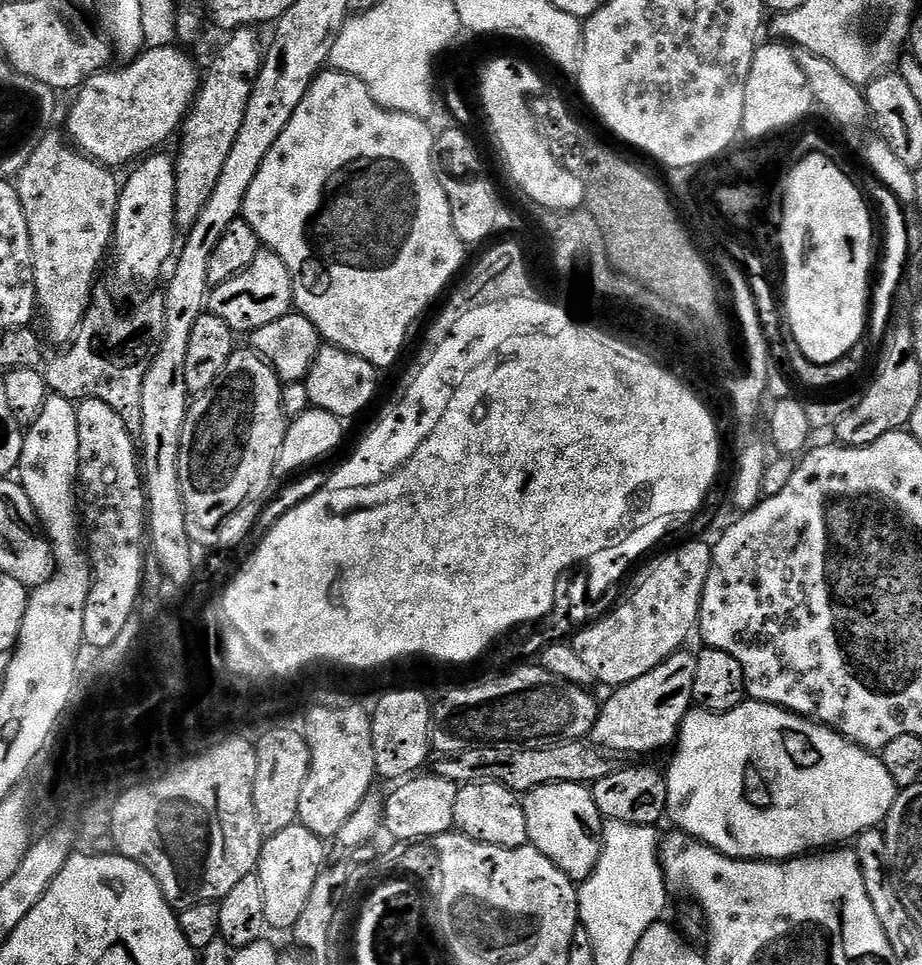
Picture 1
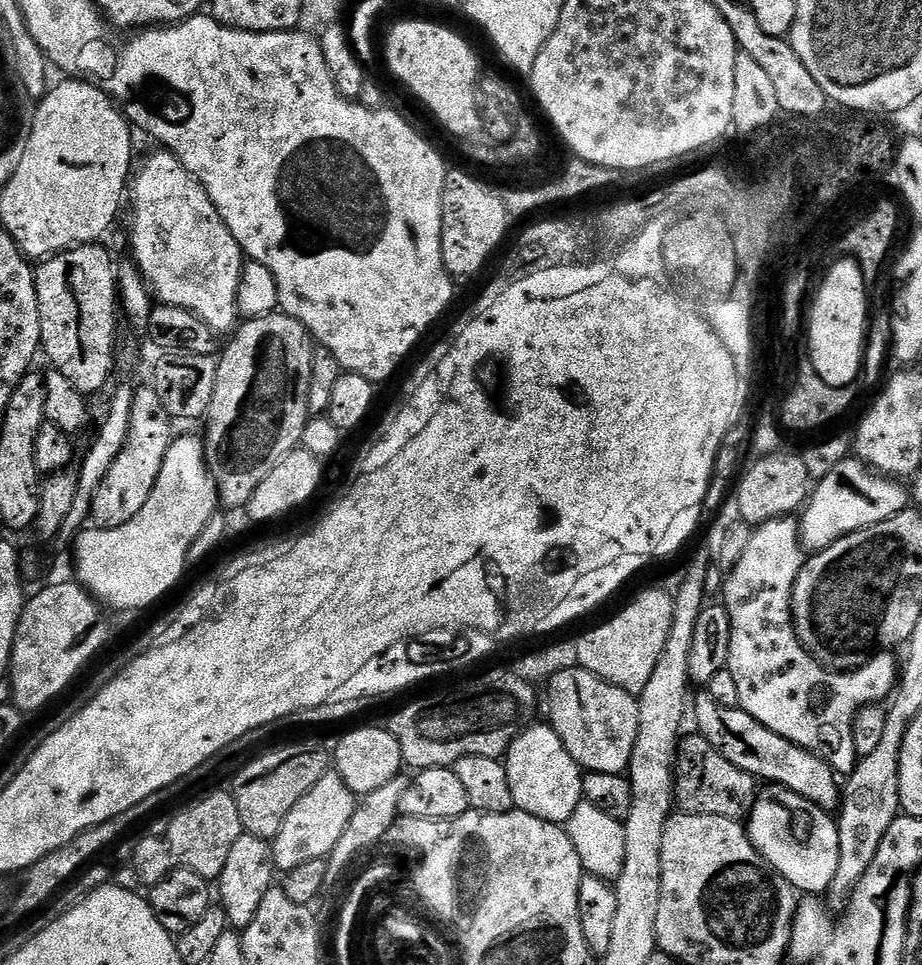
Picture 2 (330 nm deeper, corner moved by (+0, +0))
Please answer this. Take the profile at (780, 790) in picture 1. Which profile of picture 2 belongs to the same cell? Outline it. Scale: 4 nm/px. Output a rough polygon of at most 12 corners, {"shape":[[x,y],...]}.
{"shape":[[768,786],[746,817],[762,858],[800,894],[838,874],[836,820]]}

